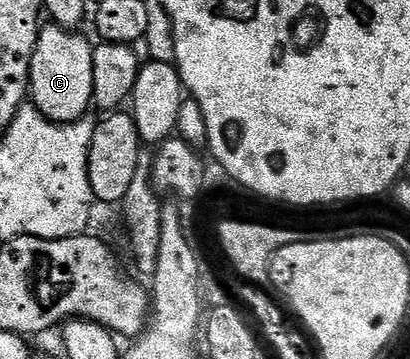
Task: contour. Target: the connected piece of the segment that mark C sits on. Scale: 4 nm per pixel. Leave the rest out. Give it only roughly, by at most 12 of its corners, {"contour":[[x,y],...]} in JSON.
{"contour":[[40,29],[29,98],[50,122],[92,109],[93,42]]}

